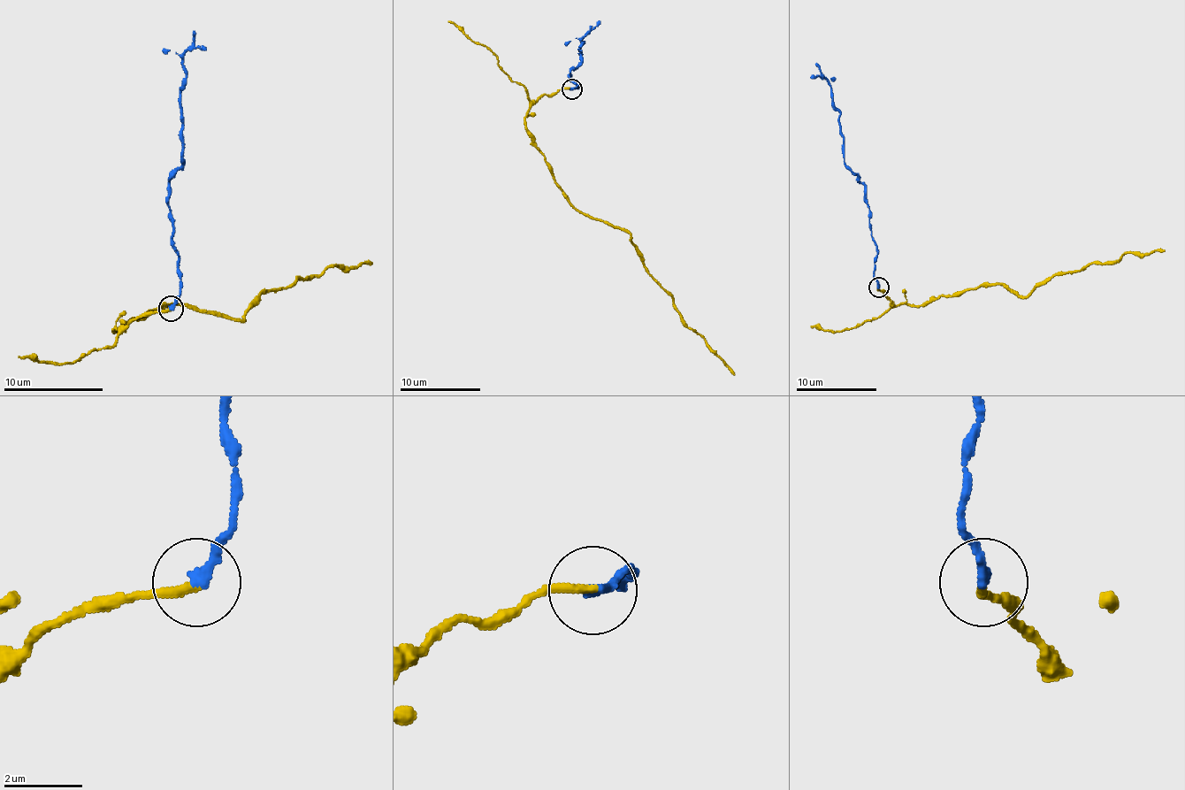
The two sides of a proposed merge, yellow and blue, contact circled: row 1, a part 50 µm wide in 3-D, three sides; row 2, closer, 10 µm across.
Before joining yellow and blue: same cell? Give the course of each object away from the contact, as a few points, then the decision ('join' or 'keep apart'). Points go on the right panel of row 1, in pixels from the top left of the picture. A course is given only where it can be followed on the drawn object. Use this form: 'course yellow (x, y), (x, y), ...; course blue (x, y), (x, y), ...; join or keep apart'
course yellow (879, 287), (895, 304), (907, 306), (998, 284), (1024, 295), (1089, 264), (1113, 264), (1126, 253), (1164, 249); course blue (879, 287), (876, 243), (871, 235), (865, 185), (844, 163), (840, 111), (830, 86), (818, 75), (810, 78); join

